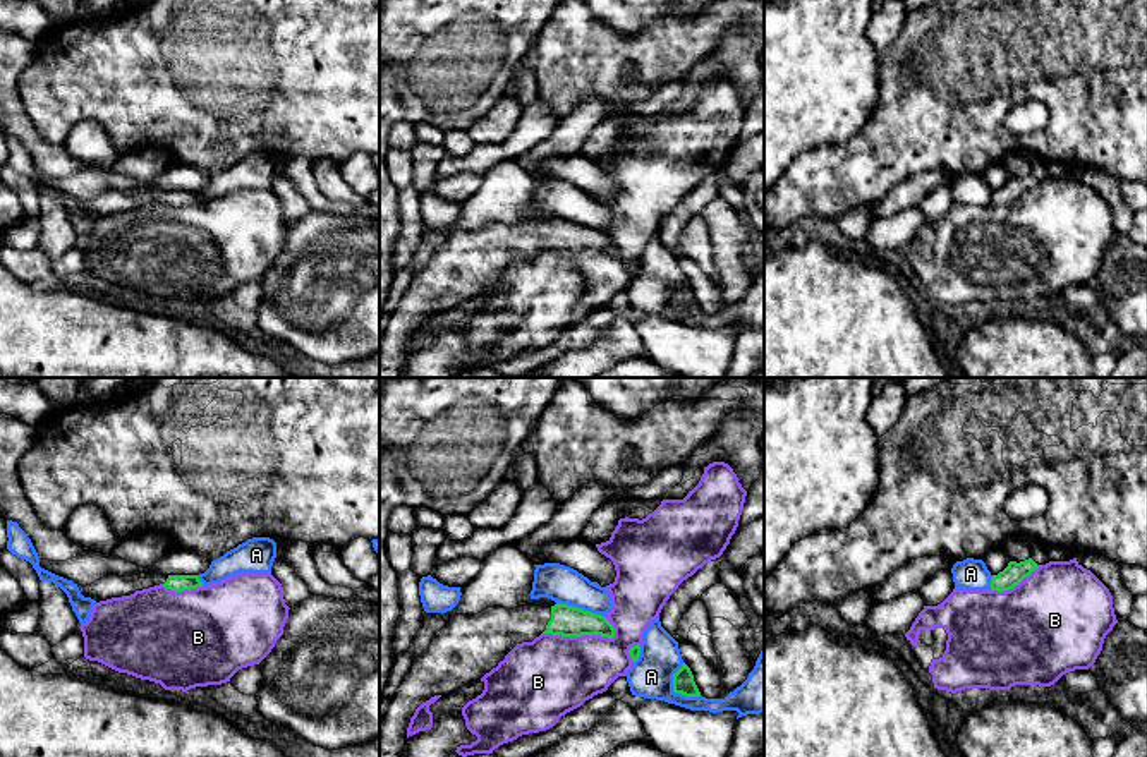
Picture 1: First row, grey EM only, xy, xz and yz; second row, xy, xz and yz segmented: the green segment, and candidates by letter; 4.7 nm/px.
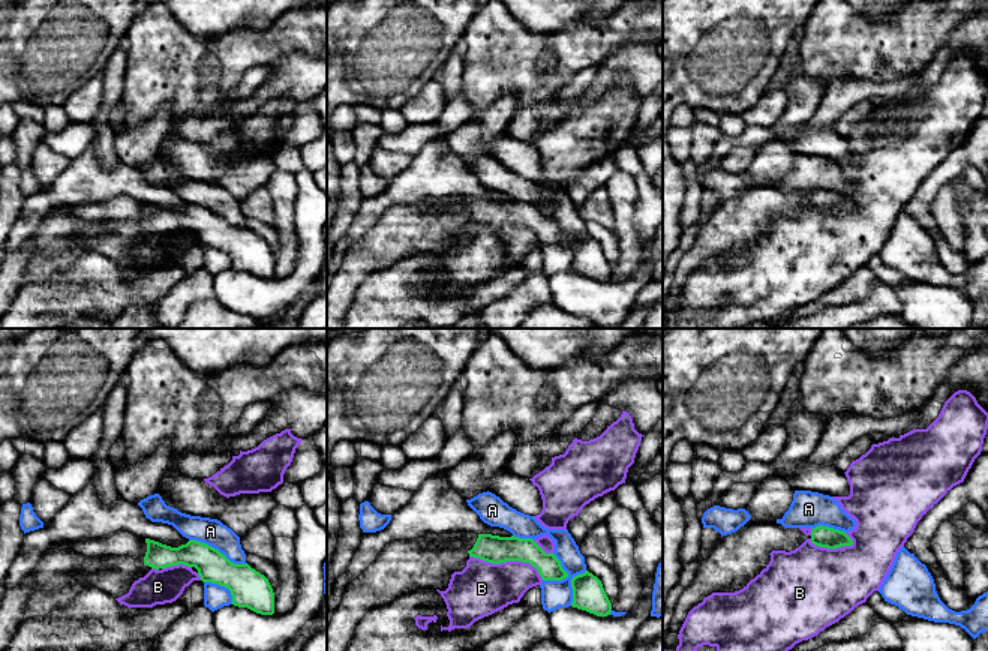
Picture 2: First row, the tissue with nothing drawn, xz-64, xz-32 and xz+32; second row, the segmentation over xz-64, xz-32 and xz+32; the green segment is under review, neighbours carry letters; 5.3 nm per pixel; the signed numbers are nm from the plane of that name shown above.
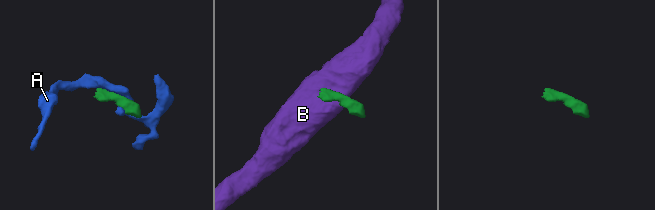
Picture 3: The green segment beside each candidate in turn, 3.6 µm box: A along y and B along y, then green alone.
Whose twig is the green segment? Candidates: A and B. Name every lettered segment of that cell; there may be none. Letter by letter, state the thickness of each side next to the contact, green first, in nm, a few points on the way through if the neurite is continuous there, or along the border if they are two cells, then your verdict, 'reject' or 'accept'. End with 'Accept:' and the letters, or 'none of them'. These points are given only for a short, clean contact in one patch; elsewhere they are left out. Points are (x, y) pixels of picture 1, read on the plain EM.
A: calibres 100 and 200 nm; reject
B: calibres 140 and 380 nm; reject
Accept: none of them

